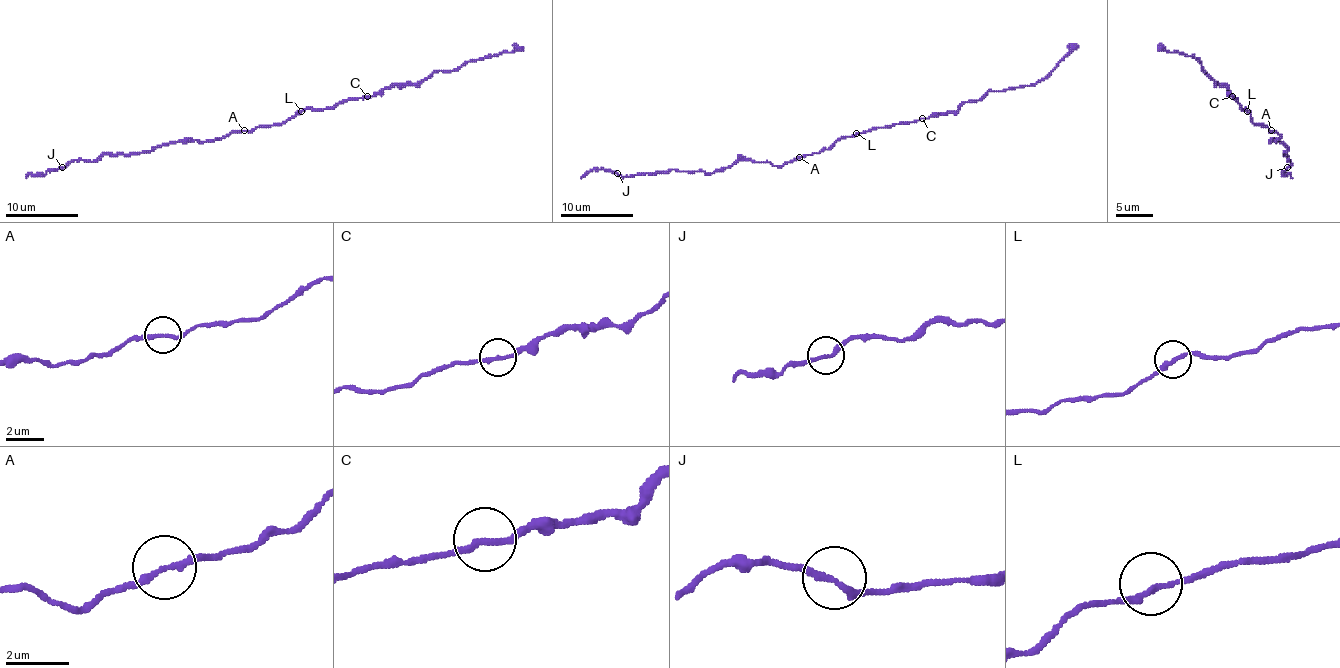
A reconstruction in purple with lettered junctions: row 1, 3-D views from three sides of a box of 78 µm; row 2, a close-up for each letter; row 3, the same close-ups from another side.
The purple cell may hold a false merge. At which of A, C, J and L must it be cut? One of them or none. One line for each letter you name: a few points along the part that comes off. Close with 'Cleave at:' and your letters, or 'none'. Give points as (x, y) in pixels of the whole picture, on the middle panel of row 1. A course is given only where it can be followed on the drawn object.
Cleave at: none

